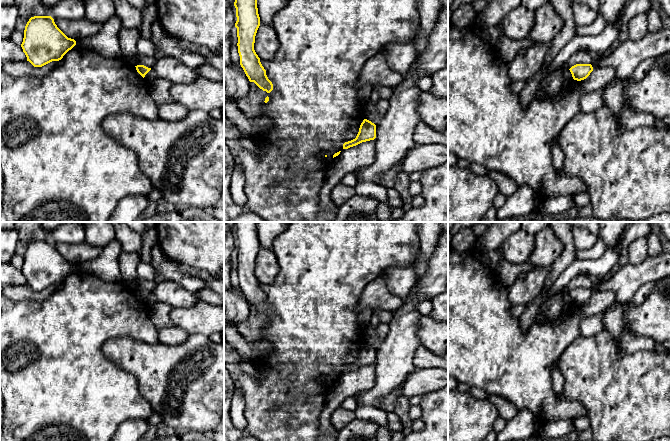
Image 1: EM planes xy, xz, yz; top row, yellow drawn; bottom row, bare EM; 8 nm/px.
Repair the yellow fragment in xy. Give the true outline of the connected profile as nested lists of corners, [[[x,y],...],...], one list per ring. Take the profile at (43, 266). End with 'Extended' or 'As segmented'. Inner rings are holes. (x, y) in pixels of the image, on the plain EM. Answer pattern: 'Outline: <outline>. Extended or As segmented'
Outline: [[[34,240],[25,250],[21,268],[23,276],[34,291],[59,285],[76,269],[55,248],[51,240]]]. As segmented

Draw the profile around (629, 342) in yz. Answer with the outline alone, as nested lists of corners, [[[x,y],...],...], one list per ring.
[[[624,330],[616,342],[616,352],[632,354],[640,350],[653,350],[656,341],[650,337],[637,335],[630,330]]]

